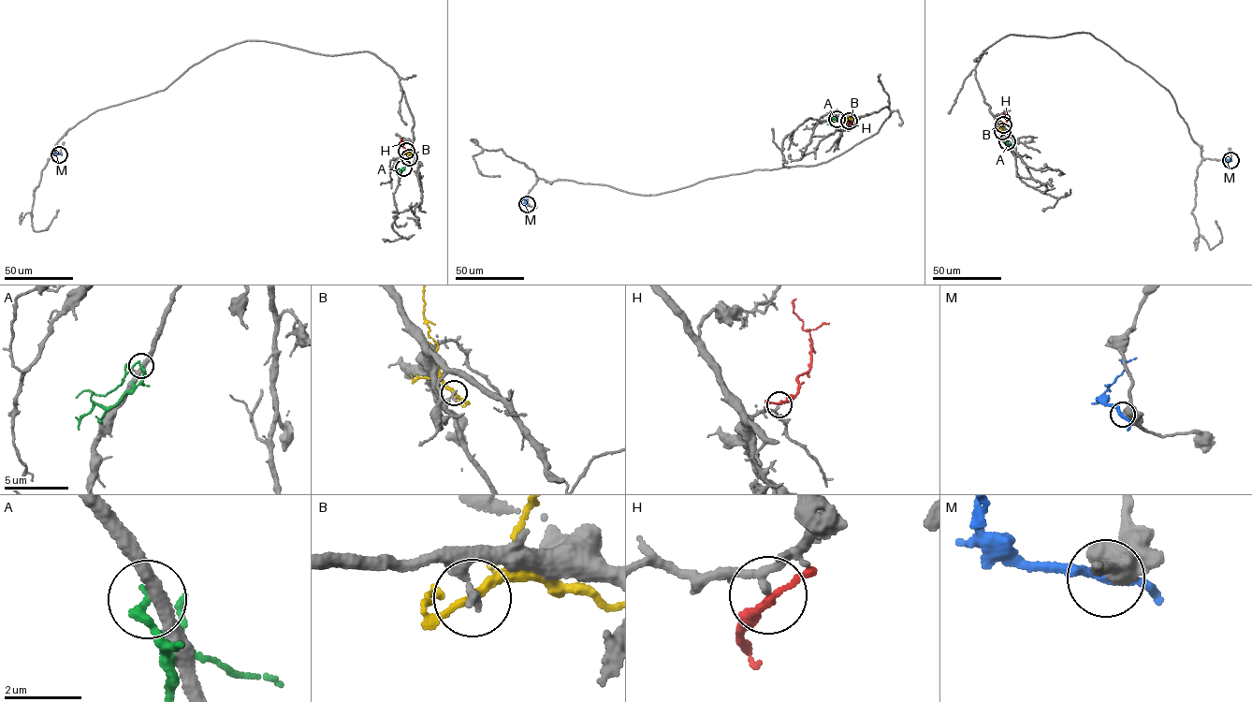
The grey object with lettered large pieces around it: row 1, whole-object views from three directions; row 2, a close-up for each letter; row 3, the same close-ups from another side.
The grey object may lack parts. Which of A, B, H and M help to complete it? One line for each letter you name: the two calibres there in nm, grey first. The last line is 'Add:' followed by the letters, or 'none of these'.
H: calibres 180 and 170 nm
Add: H

